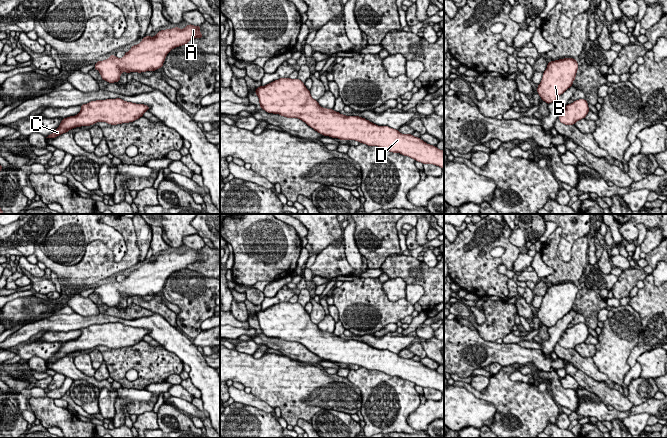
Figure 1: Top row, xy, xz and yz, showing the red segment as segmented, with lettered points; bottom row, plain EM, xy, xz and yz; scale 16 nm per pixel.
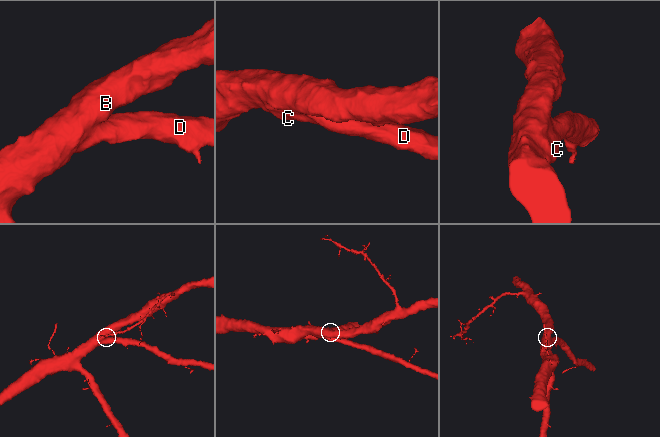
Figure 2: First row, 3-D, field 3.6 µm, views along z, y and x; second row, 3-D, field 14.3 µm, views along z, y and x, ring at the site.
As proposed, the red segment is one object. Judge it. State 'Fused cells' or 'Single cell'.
Single cell

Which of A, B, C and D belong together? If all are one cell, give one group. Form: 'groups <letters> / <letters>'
groups A B C D

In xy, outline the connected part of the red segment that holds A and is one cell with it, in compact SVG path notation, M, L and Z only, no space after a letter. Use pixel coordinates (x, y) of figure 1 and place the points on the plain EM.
M192 248L184 253L175 251L159 255L154 261L146 260L138 269L133 269L122 282L110 279L107 284L95 288L102 303L109 306L119 306L123 296L156 295L162 292L167 278L176 271L186 269L194 262L202 262L200 250Z

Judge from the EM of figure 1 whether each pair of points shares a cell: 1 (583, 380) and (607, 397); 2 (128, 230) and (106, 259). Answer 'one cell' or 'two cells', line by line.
1: one cell
2: one cell

